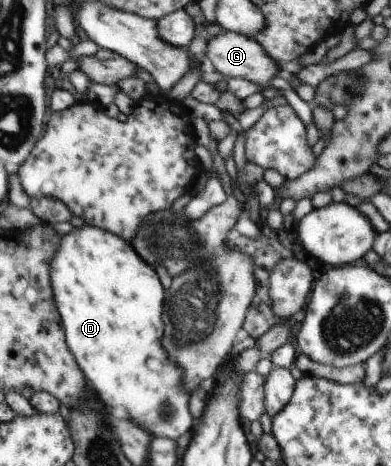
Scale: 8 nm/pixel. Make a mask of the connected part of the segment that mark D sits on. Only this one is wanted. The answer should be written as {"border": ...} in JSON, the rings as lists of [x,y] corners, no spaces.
{"border":[[[87,225],[62,235],[60,246],[52,258],[51,280],[67,345],[87,378],[87,386],[94,388],[101,403],[108,410],[123,406],[130,421],[151,437],[176,440],[190,432],[195,424],[188,410],[191,393],[182,388],[182,370],[170,362],[168,352],[162,346],[165,290],[153,267],[123,238]]]}

